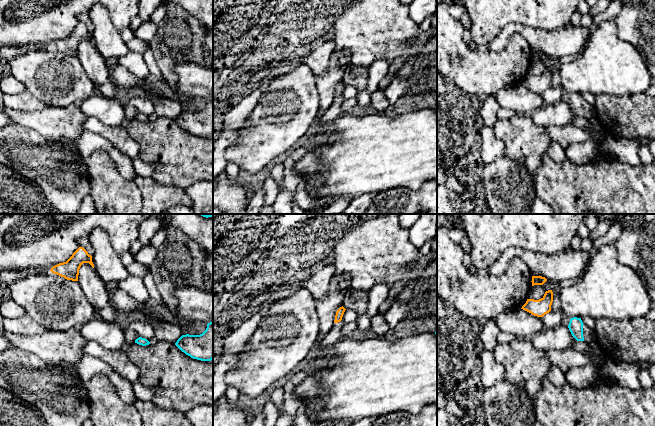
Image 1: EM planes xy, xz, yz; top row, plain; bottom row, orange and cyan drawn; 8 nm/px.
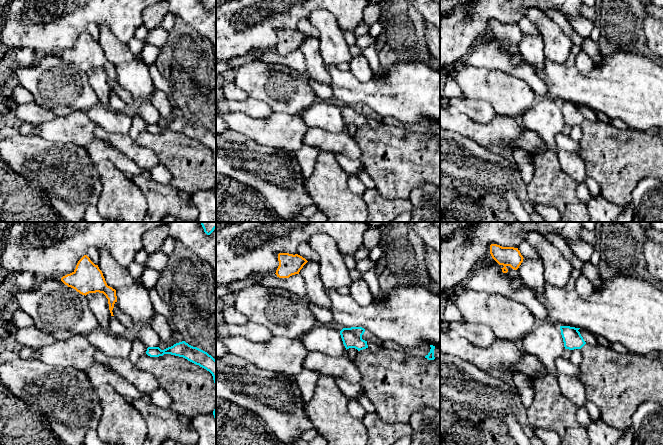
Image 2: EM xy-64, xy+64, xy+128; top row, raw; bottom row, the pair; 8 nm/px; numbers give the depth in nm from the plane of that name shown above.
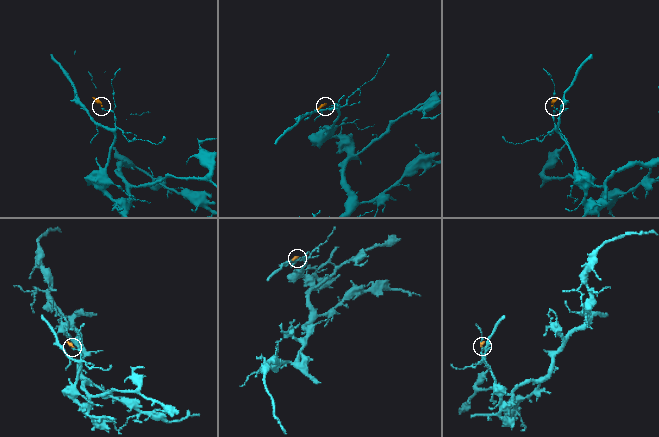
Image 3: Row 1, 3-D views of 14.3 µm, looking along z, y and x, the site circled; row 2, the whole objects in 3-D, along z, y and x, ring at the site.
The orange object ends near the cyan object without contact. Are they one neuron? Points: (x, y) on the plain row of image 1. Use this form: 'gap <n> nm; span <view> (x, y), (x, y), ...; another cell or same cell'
gap 180 nm; span yz (550, 86), (570, 95); another cell

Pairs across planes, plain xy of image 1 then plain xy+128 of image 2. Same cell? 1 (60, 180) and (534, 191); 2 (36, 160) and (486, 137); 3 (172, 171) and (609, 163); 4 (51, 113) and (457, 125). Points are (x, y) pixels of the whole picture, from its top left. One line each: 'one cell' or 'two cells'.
1: two cells
2: two cells
3: one cell
4: one cell

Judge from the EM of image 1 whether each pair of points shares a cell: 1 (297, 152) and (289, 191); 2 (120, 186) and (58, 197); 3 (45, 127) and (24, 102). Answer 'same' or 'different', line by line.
1: same
2: different
3: different

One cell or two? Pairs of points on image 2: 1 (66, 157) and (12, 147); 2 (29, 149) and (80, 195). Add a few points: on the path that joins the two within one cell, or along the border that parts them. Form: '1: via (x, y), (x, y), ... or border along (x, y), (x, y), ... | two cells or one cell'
1: via (53, 157), (31, 157), (25, 154) | one cell
2: via (42, 162), (53, 168), (67, 182) | one cell

